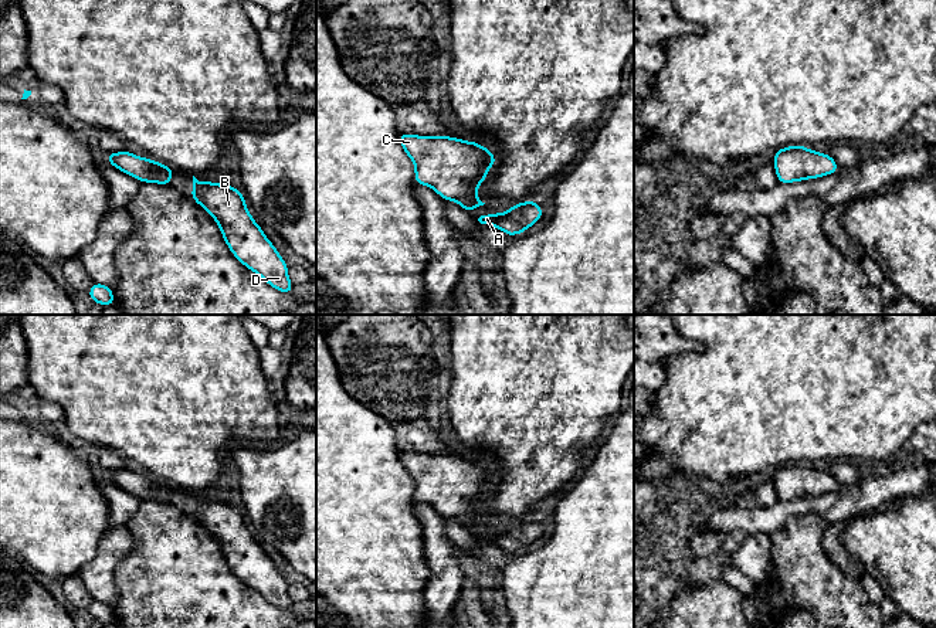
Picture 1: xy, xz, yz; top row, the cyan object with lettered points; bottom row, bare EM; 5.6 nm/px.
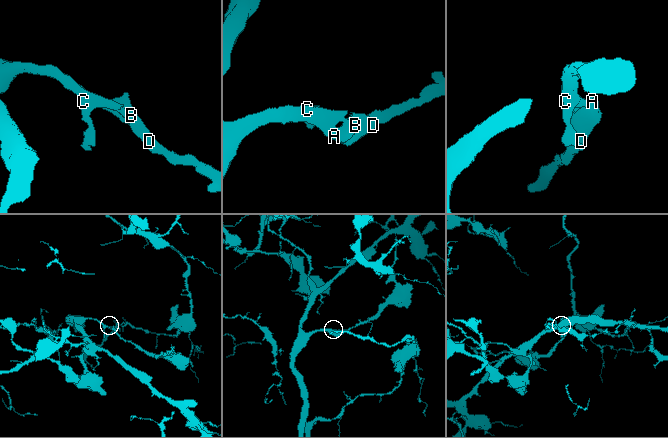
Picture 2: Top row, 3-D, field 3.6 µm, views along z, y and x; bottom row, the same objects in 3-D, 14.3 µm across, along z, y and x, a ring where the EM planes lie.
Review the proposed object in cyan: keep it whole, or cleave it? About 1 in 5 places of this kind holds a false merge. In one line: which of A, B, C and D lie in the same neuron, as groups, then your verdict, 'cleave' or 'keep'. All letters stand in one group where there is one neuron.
A B C D; keep

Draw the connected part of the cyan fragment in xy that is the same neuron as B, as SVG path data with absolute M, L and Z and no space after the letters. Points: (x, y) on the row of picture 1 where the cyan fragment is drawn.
M193 176L193 190L190 197L216 220L228 249L244 267L255 272L277 291L292 295L294 284L288 276L288 265L274 244L267 238L262 227L260 227L251 217L241 190L228 184L199 181Z

